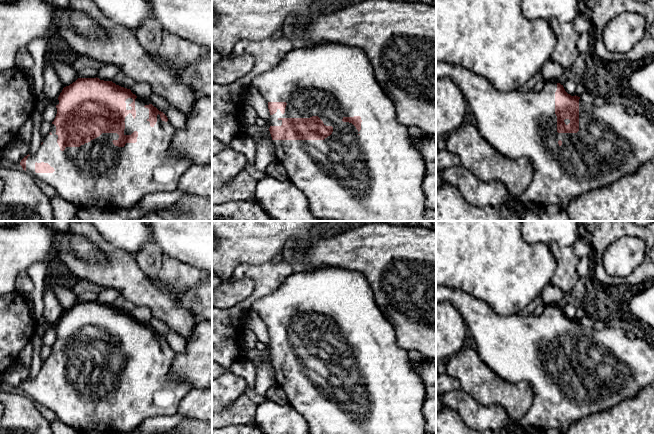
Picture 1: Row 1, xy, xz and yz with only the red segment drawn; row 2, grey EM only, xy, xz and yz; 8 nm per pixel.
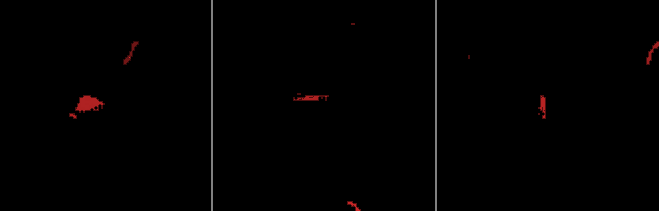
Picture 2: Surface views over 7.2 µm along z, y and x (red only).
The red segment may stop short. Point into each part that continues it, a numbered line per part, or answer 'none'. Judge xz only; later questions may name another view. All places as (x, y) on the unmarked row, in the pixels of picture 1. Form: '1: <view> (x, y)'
1: xz (381, 393)

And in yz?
1: yz (517, 348)

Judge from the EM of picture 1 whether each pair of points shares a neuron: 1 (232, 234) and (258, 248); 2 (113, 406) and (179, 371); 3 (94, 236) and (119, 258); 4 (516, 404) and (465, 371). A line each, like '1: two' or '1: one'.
1: one
2: two
3: one
4: one

